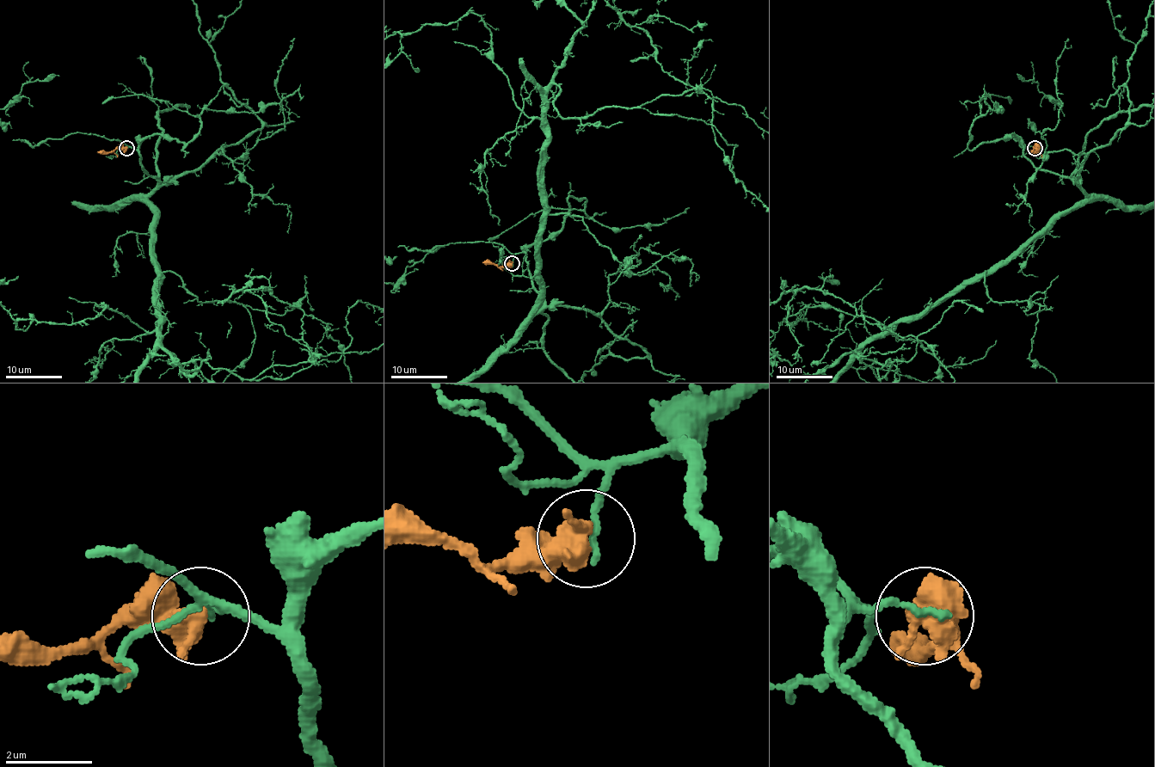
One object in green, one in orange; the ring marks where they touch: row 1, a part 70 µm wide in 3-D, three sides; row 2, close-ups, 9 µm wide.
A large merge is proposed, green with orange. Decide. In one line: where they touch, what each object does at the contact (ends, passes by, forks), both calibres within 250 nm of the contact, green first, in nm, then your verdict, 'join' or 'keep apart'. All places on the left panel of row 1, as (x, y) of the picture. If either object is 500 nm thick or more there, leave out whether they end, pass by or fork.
place (126, 148); calibres 170 and 600 nm; keep apart

